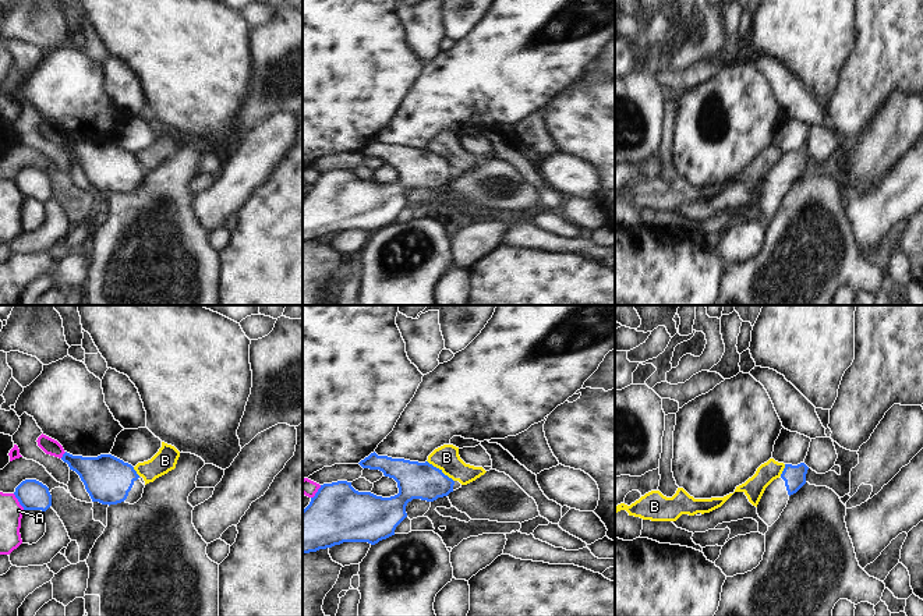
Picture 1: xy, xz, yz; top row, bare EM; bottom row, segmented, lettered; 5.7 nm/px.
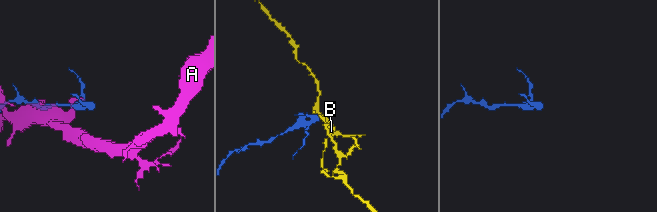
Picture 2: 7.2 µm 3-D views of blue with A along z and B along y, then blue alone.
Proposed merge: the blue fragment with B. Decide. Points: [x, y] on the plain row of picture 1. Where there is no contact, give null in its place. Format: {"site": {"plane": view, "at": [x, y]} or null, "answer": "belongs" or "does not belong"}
{"site": {"plane": "xz", "at": [441, 158]}, "answer": "does not belong"}

